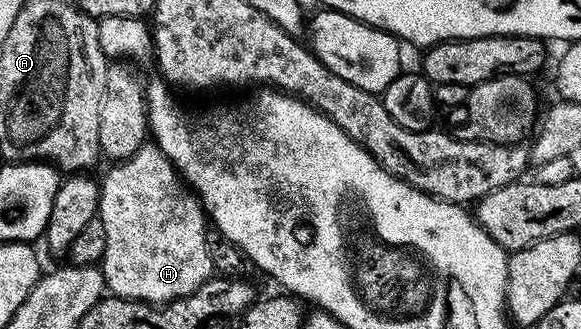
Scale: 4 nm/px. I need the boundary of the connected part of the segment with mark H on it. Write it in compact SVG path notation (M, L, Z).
M147 145L132 157L115 162L106 176L101 176L96 218L104 221L108 245L100 264L111 296L140 303L161 305L200 289L215 274L214 262L206 244L208 216L197 195L180 178L169 157L157 145Z

